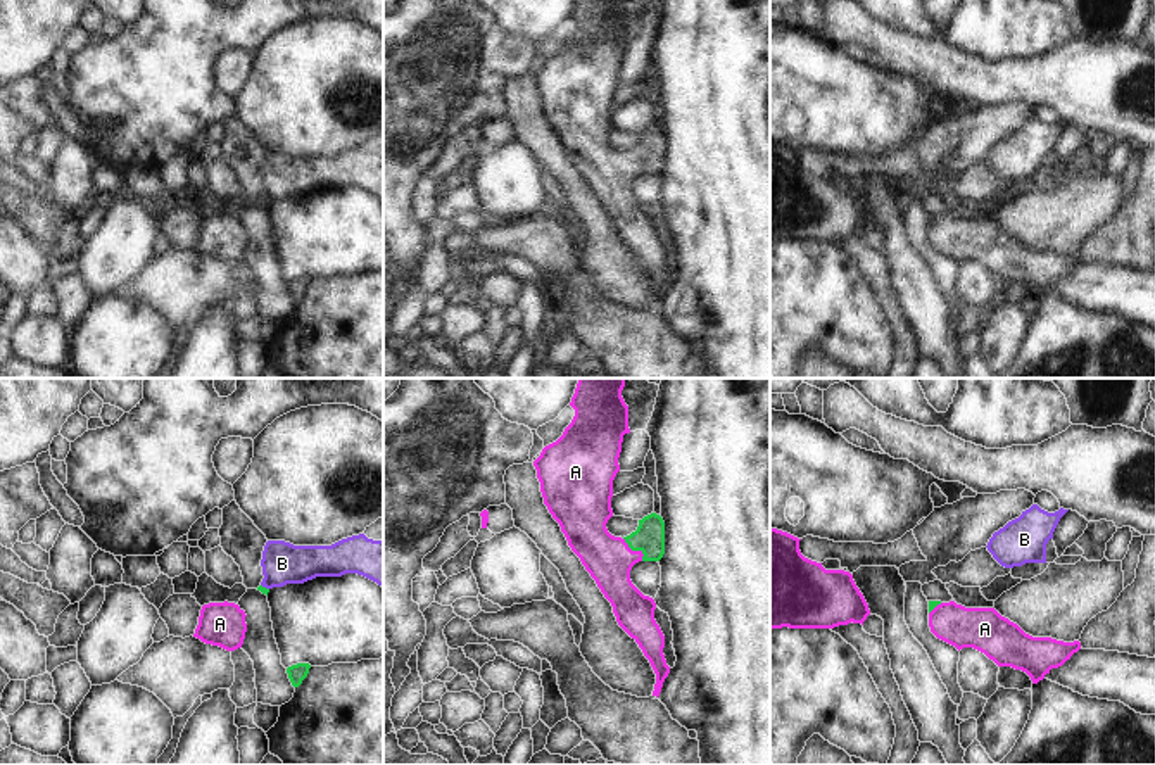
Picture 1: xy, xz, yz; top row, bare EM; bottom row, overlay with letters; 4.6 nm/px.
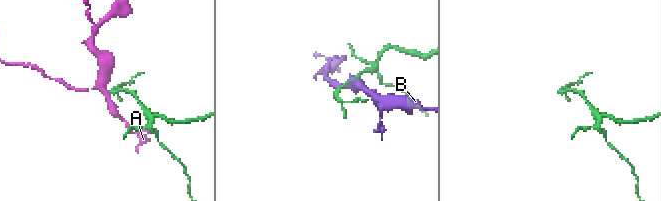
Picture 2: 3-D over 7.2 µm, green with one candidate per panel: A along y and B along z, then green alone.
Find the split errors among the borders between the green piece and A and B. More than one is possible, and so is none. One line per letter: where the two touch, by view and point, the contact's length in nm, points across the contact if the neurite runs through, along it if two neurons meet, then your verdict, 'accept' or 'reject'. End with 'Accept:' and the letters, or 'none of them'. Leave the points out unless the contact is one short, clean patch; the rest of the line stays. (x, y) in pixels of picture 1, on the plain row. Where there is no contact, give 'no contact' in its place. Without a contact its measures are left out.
A: xz (634, 163) | 140 nm | across xz (650, 151), (634, 163), (608, 171) | accept
B: xy (265, 201) | 50 nm | reject
Accept: A

